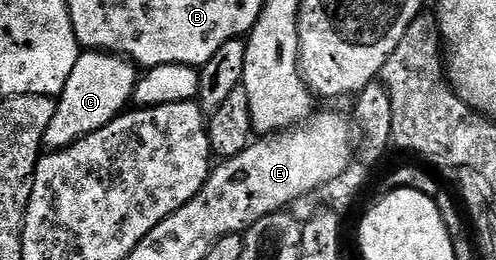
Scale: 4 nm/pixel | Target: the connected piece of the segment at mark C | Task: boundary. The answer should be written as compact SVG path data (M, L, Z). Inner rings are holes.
M82 50L75 61L75 69L71 69L71 77L67 77L67 85L63 85L61 94L57 99L55 118L51 125L47 125L44 146L49 151L62 151L64 147L70 147L75 141L82 139L84 135L95 133L103 129L112 119L116 119L133 103L133 94L139 78L139 71L124 55L112 55L110 51Z

